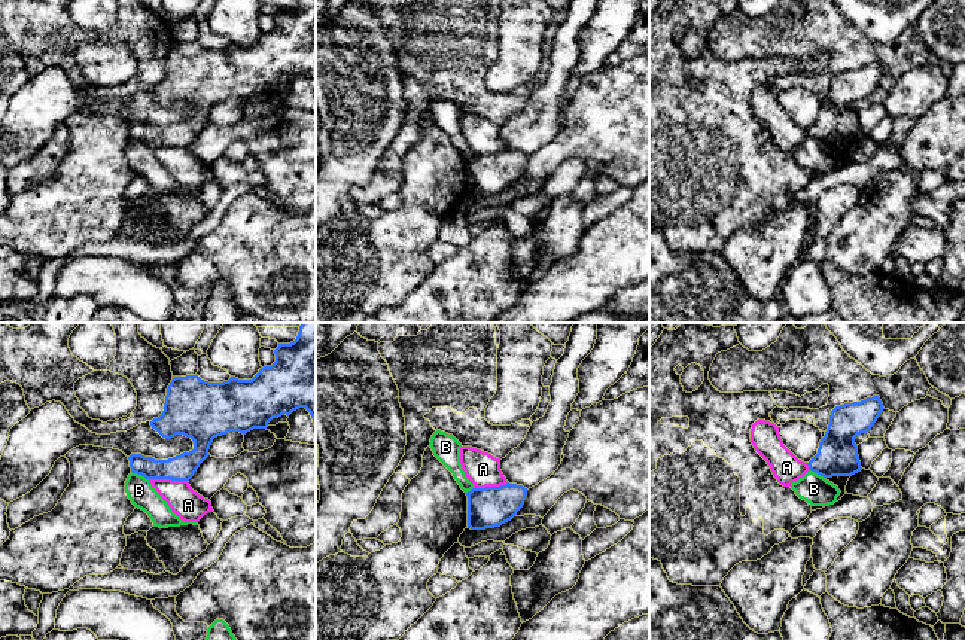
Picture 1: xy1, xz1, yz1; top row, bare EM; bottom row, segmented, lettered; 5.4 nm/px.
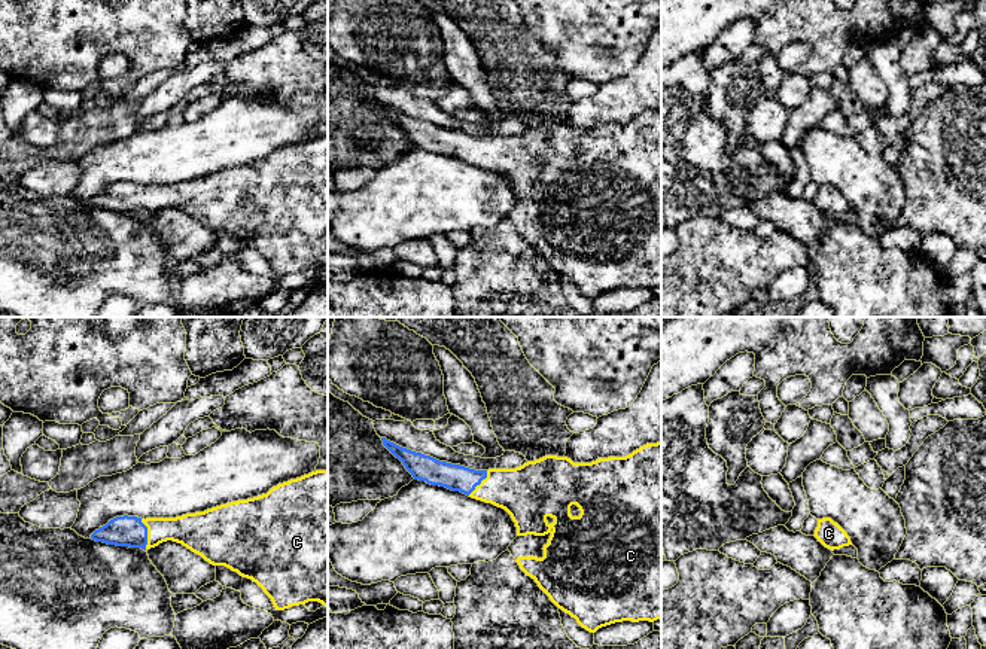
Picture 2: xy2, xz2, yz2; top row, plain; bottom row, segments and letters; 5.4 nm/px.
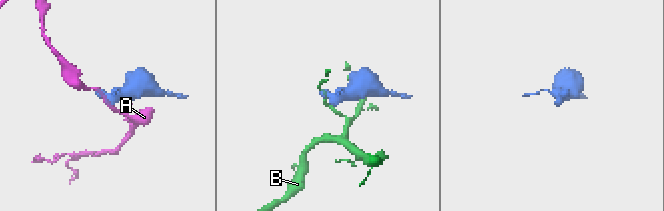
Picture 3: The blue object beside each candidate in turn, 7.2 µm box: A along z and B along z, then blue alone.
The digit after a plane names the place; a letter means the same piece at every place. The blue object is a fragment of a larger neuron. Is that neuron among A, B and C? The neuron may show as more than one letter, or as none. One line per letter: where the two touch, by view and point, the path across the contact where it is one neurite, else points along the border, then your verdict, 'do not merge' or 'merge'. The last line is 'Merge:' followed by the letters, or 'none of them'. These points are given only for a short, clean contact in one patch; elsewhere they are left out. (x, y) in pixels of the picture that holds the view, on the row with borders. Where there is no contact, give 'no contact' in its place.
A: contact xy1 (169, 478); border xy1 (149, 480), (186, 481); do not merge
B: contact xy1 (140, 474); border xy1 (131, 471), (149, 481); do not merge
C: contact xy2 (146, 535); way xy2 (125, 530), (146, 535), (154, 530), (192, 530); merge
Merge: C

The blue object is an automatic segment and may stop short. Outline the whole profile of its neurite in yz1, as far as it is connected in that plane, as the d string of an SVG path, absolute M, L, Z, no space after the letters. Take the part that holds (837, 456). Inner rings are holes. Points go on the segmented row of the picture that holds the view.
M879 396L835 406L829 415L818 454L807 463L809 470L824 476L852 476L862 470L855 438L867 433L883 411Z

